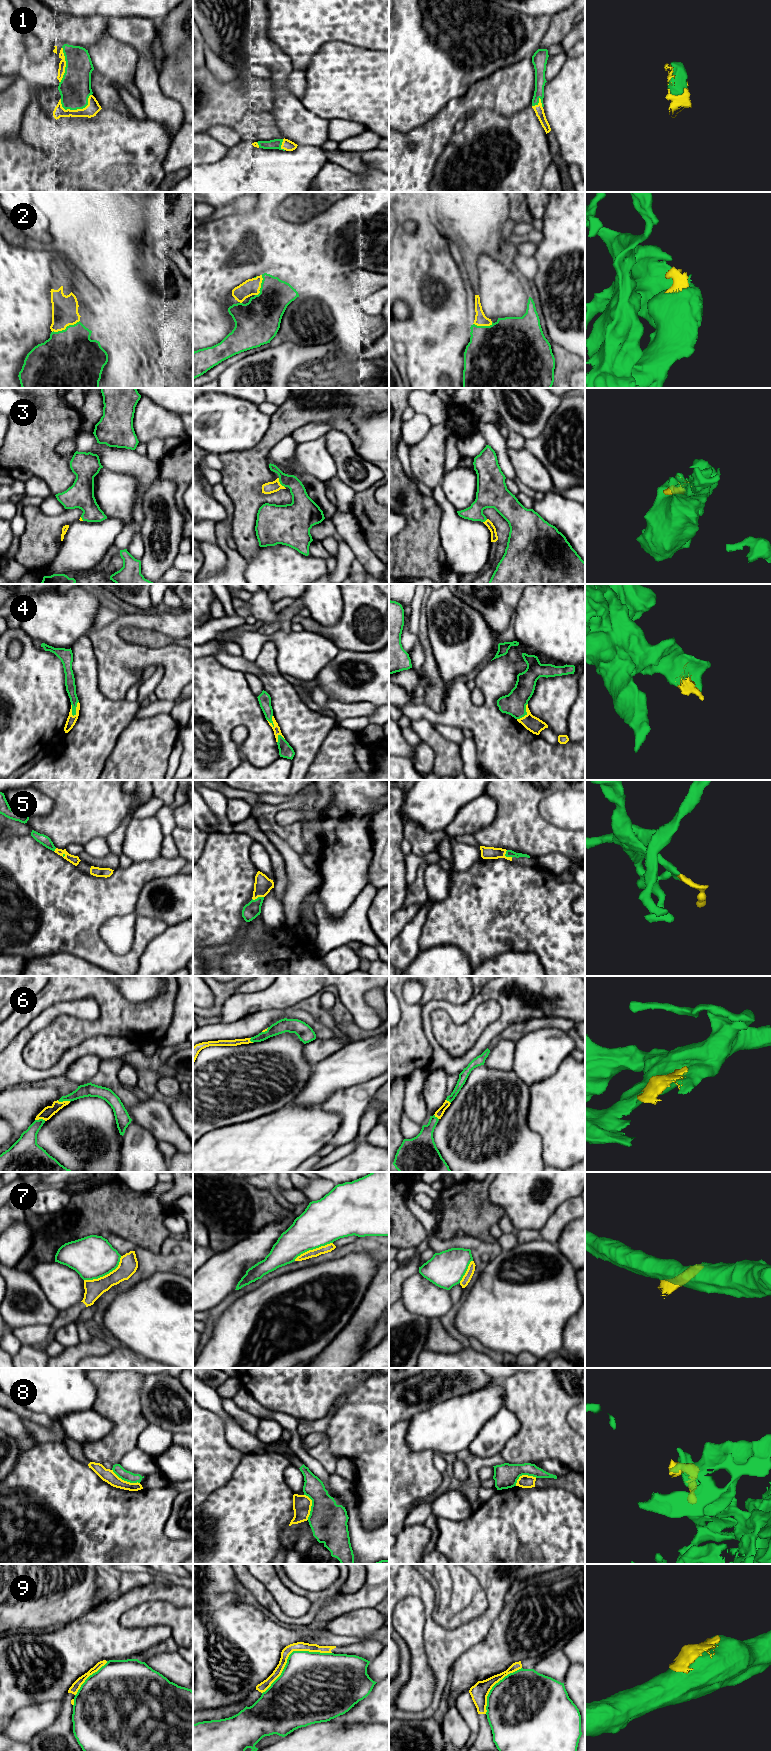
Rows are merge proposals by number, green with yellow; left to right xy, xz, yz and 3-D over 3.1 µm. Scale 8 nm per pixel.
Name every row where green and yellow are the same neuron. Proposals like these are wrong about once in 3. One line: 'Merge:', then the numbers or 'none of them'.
Merge: 1, 2, 3, 4, 5, 6

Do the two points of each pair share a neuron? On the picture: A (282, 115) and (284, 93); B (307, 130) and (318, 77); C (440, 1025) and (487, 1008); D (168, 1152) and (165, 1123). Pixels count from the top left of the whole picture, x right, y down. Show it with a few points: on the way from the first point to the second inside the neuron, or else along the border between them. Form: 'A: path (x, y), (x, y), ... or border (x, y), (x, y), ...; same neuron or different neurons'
A: path (284, 110), (284, 98); same neuron
B: border (300, 100), (309, 110), (329, 120); different neurons
C: path (452, 1029), (468, 1029), (477, 1020); same neuron
D: border (158, 1140), (169, 1142), (177, 1151); different neurons

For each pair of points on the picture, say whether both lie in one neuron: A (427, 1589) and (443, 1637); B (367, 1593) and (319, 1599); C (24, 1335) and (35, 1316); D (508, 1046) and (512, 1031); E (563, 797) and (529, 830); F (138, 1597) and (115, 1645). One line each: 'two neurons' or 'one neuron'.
A: one neuron
B: two neurons
C: two neurons
D: two neurons
E: two neurons
F: one neuron

